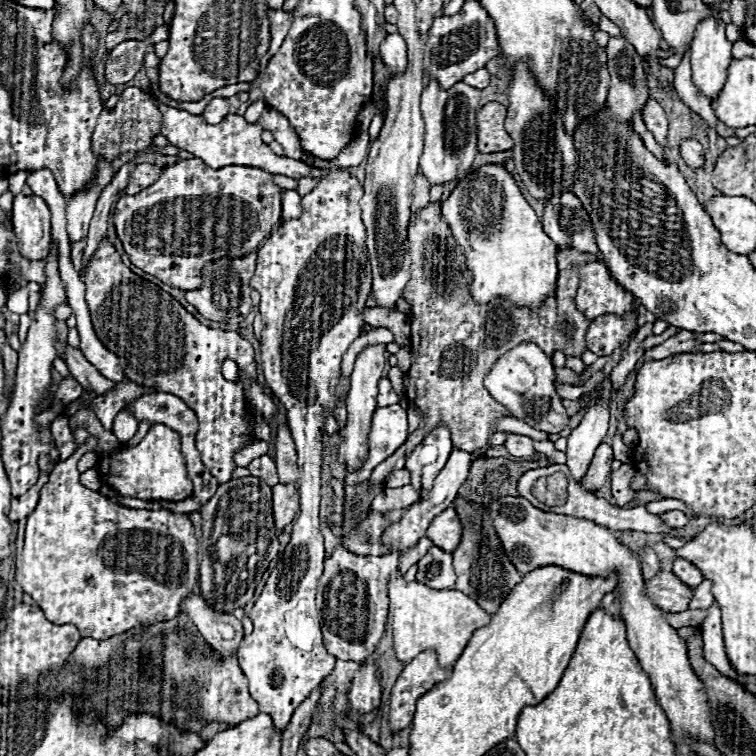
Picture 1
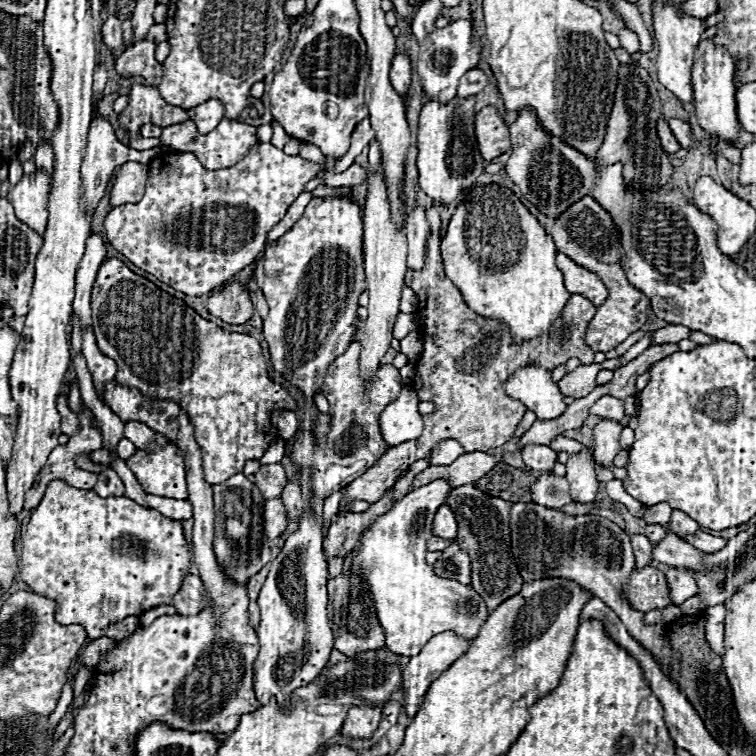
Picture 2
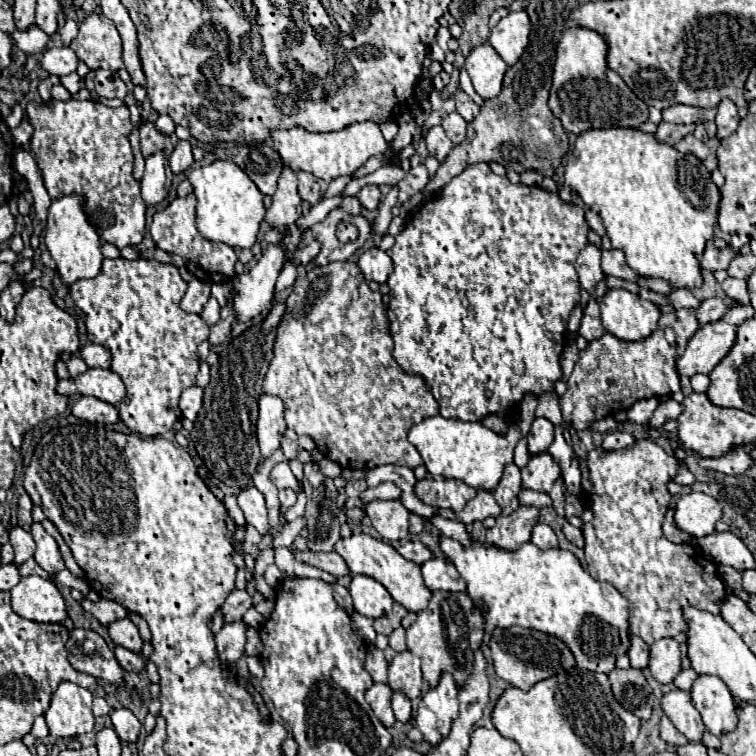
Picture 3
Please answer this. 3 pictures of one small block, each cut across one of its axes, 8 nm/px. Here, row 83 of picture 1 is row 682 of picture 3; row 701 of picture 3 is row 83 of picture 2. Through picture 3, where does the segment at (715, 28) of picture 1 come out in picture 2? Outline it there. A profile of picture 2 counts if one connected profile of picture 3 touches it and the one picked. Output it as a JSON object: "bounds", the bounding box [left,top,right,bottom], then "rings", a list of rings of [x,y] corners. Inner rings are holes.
{"bounds":[692,38,740,142],"rings":[[[712,38],[702,40],[694,52],[692,64],[692,86],[694,86],[694,106],[698,122],[704,130],[712,134],[712,138],[724,138],[734,142],[740,132],[738,116],[736,116],[736,102],[734,102],[734,60],[728,54],[728,48],[714,44]]]}

